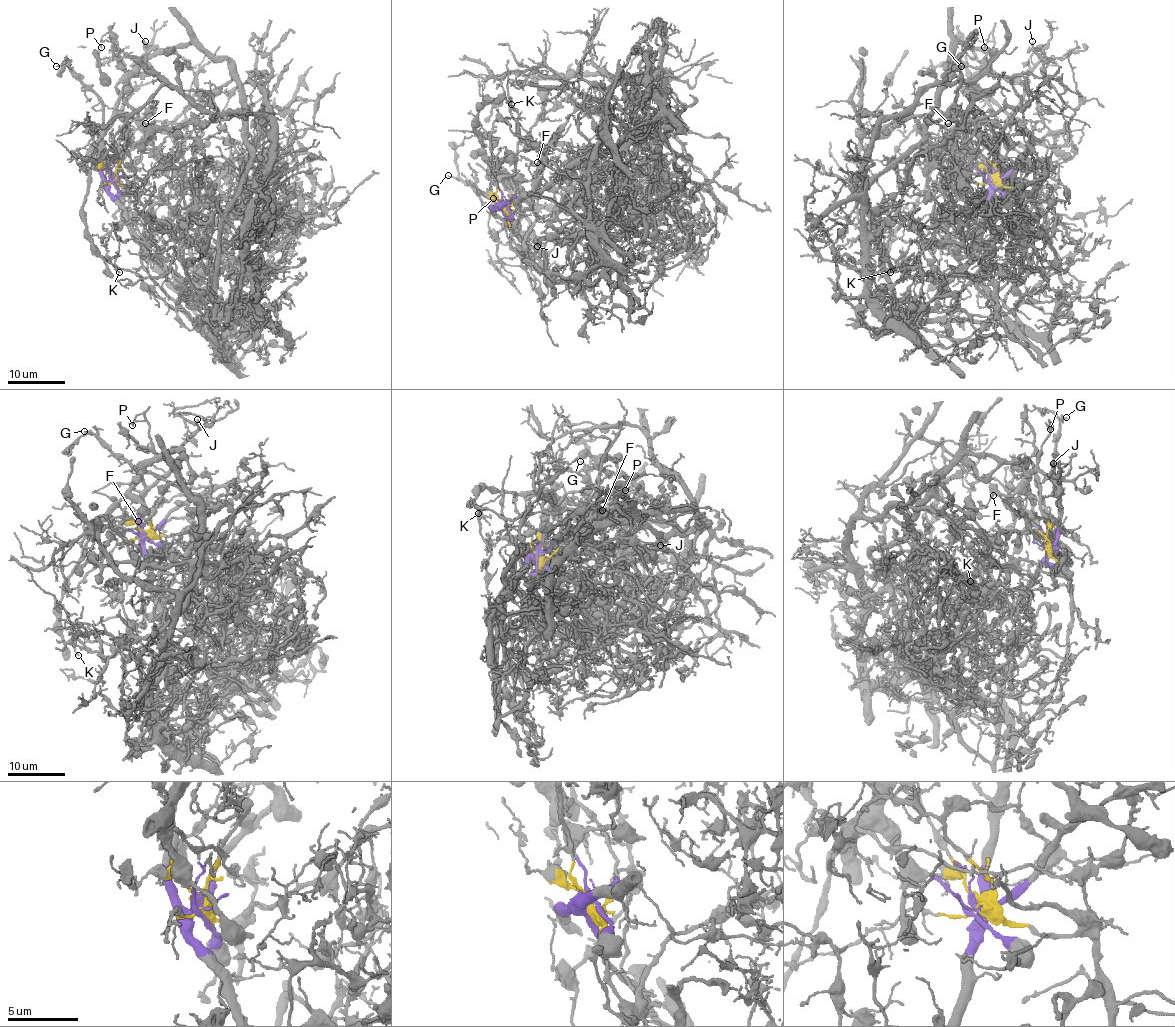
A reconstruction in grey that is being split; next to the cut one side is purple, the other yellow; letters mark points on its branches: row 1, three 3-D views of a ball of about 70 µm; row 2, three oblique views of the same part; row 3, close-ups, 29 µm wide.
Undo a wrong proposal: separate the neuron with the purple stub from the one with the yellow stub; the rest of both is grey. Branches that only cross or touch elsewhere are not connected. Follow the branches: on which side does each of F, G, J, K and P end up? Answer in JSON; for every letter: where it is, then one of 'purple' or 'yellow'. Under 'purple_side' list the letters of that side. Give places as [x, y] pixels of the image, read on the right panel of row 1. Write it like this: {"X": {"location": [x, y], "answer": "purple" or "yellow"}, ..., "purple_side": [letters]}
{"F": {"location": [948, 123], "answer": "yellow"}, "G": {"location": [961, 66], "answer": "purple"}, "J": {"location": [1032, 41], "answer": "purple"}, "K": {"location": [890, 272], "answer": "purple"}, "P": {"location": [984, 47], "answer": "purple"}, "purple_side": ["G", "J", "K", "P"]}

